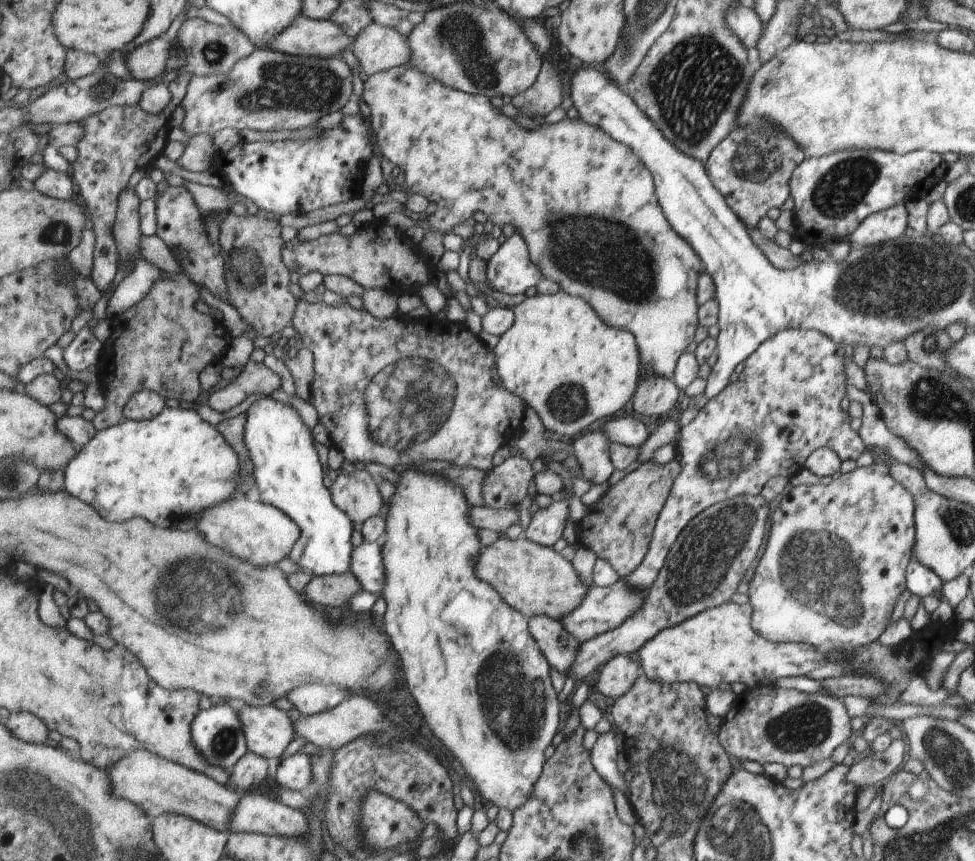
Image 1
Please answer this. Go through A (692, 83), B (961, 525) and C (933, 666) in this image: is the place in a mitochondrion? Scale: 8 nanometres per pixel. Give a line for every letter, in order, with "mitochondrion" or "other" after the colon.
A: mitochondrion
B: mitochondrion
C: other

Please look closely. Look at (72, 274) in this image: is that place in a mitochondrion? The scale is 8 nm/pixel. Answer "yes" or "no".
no

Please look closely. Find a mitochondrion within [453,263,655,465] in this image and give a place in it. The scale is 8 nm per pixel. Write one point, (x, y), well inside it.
(567, 403)

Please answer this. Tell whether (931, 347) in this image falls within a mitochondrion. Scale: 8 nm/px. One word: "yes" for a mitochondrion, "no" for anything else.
yes

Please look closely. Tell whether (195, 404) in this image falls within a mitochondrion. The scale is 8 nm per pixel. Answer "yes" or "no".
no

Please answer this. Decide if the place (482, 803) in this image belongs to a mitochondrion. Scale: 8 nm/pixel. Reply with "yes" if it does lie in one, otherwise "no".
no

